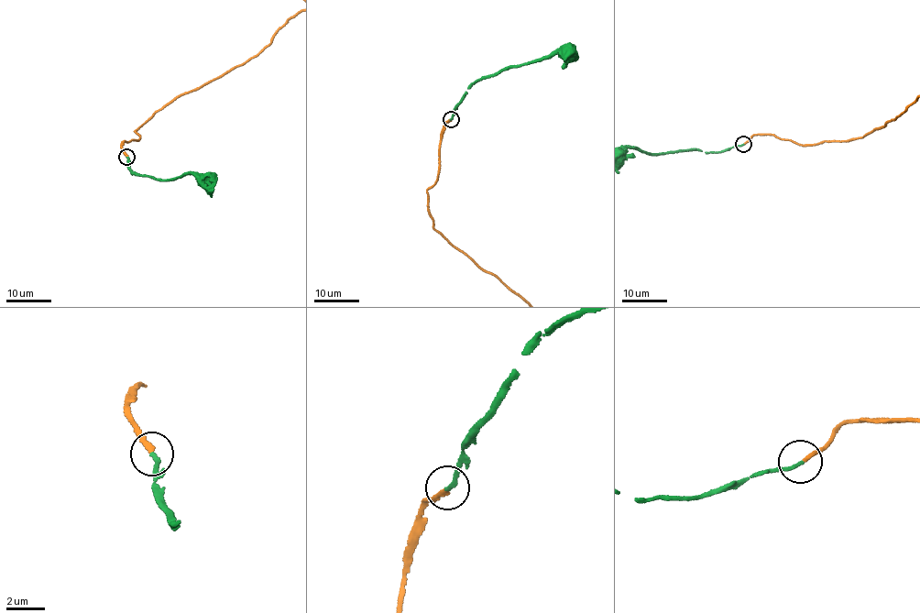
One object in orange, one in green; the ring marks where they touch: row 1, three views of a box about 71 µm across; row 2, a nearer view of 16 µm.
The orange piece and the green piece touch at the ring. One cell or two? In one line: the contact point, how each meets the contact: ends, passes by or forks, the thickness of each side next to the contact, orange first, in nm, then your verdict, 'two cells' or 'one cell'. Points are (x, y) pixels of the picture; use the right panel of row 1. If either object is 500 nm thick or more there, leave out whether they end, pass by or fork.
at (743, 144); orange ends there; green ends there; 240 nm thick on the orange side, 200 nm on the other; one cell

